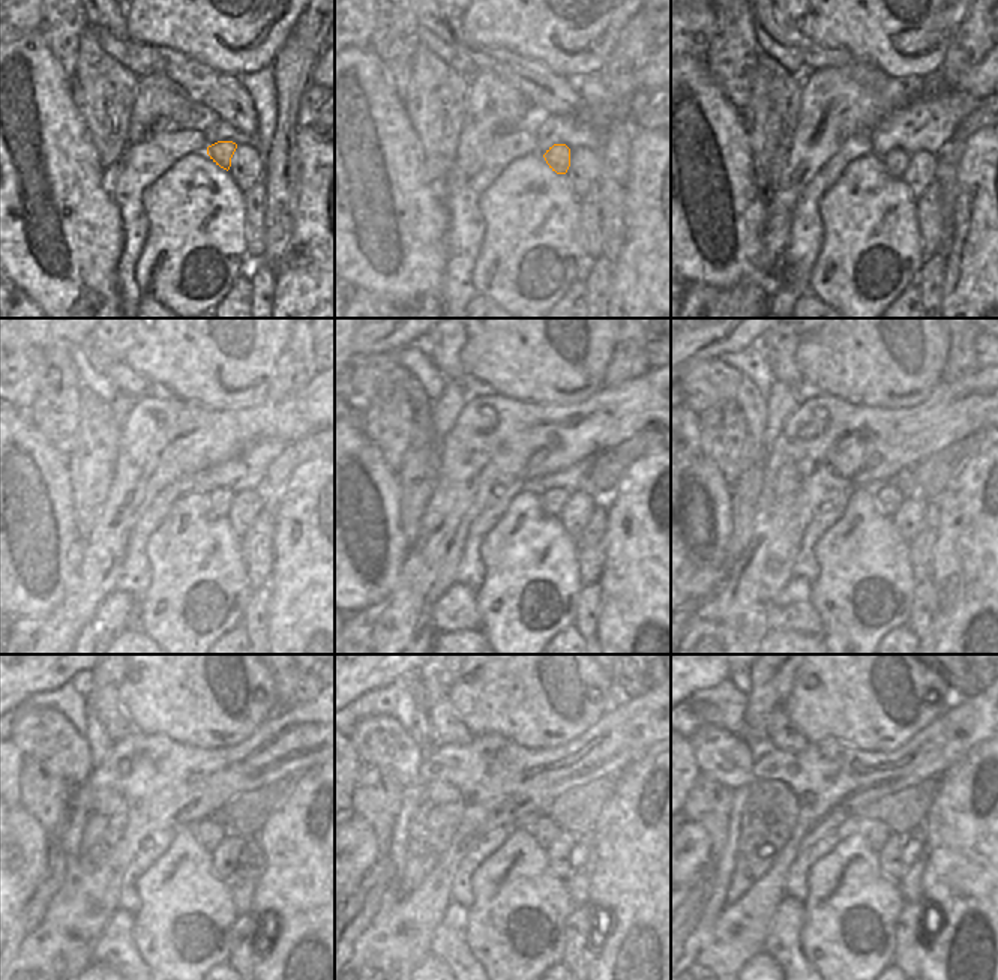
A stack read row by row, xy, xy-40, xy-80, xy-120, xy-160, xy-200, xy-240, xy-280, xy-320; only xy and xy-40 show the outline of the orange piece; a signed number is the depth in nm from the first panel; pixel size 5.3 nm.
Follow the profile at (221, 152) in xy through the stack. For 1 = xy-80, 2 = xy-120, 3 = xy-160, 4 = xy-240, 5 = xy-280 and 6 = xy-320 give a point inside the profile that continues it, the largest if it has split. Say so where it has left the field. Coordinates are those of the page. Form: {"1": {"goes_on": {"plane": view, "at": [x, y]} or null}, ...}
{"1": {"goes_on": {"plane": "xy-80", "at": [895, 161]}}, "2": {"goes_on": {"plane": "xy-120", "at": [219, 499]}}, "3": {"goes_on": {"plane": "xy-160", "at": [553, 500]}}, "4": {"goes_on": {"plane": "xy-240", "at": [209, 832]}}, "5": {"goes_on": {"plane": "xy-280", "at": [544, 830]}}, "6": {"goes_on": {"plane": "xy-320", "at": [877, 833]}}}

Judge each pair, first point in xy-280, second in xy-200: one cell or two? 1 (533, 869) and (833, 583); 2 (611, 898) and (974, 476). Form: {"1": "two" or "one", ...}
{"1": "one", "2": "one"}

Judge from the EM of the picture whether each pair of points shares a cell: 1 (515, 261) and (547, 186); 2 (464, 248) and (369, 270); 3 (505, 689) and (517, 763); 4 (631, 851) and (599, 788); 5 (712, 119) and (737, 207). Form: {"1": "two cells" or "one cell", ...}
{"1": "one cell", "2": "two cells", "3": "two cells", "4": "two cells", "5": "one cell"}

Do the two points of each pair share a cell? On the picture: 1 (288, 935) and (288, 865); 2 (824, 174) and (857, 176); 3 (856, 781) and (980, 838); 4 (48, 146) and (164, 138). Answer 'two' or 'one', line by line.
1: one
2: two
3: two
4: two

